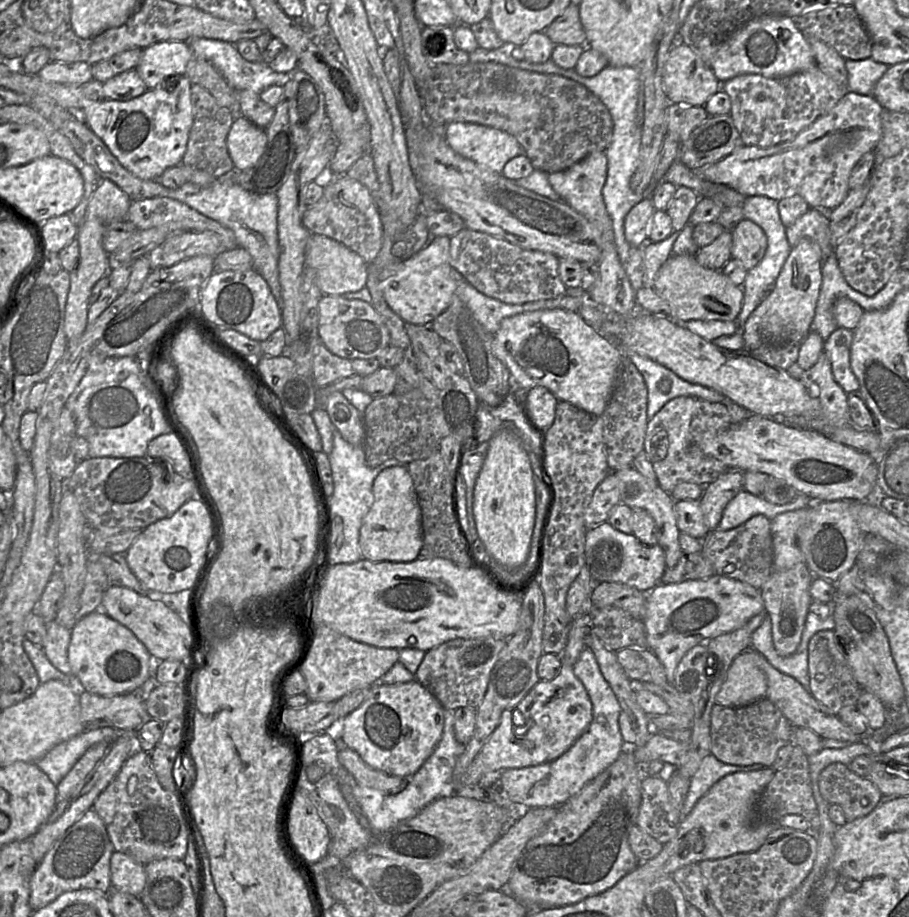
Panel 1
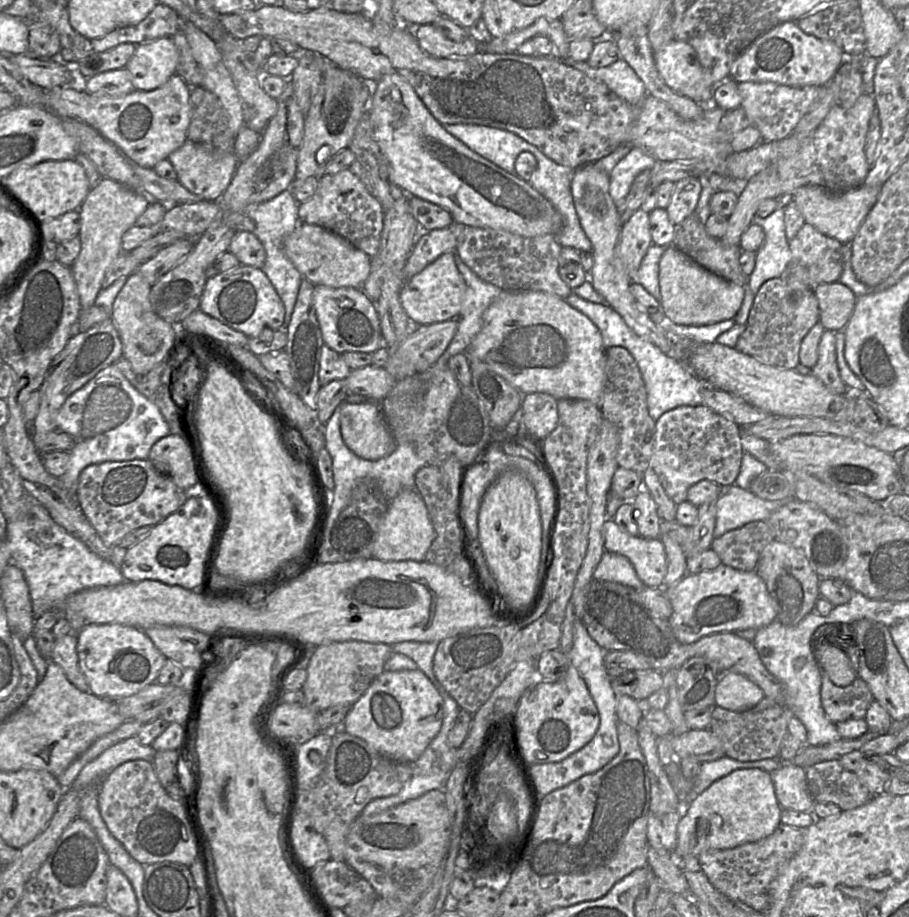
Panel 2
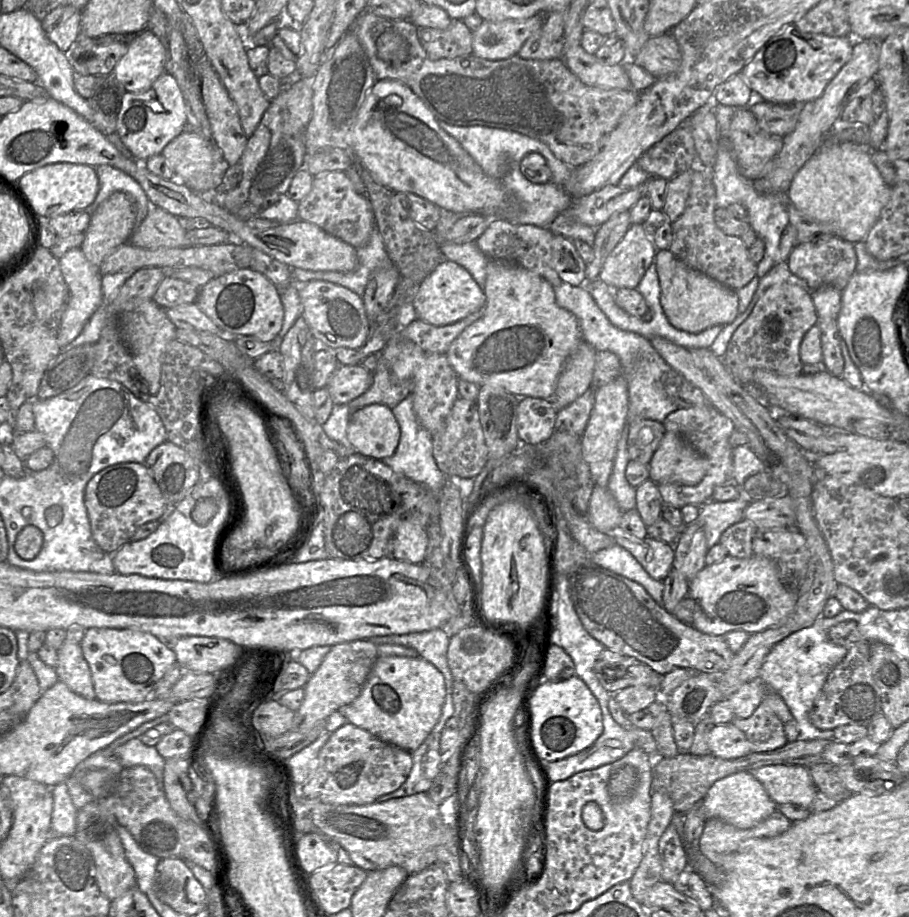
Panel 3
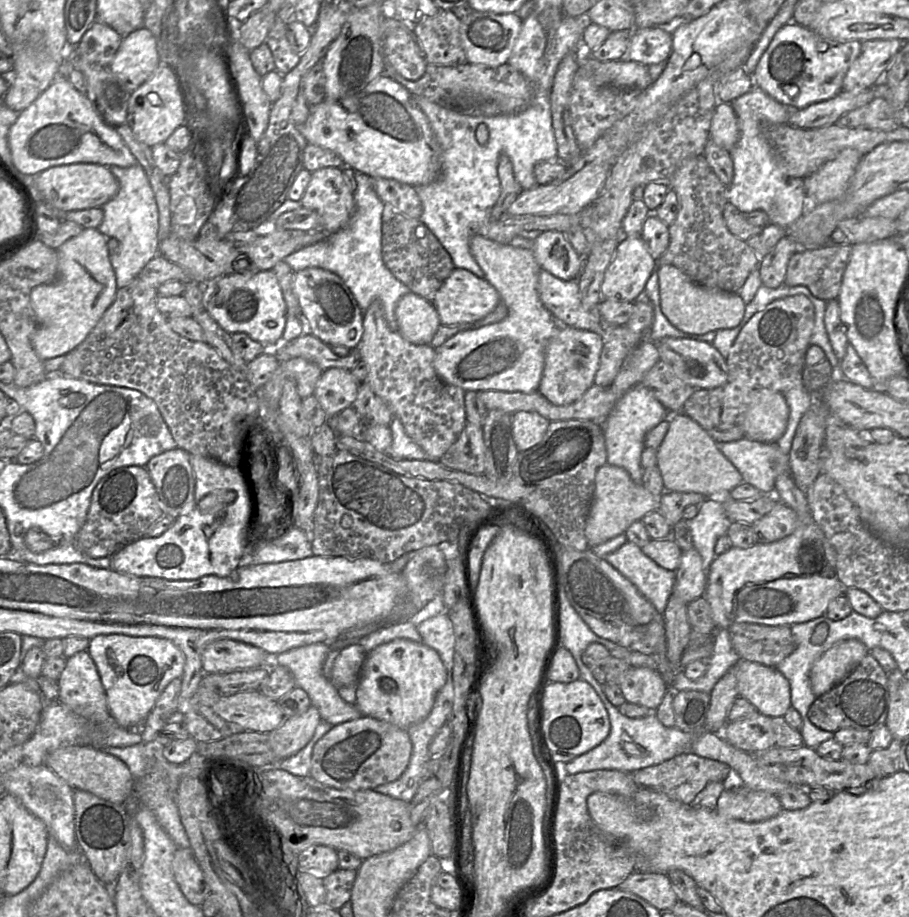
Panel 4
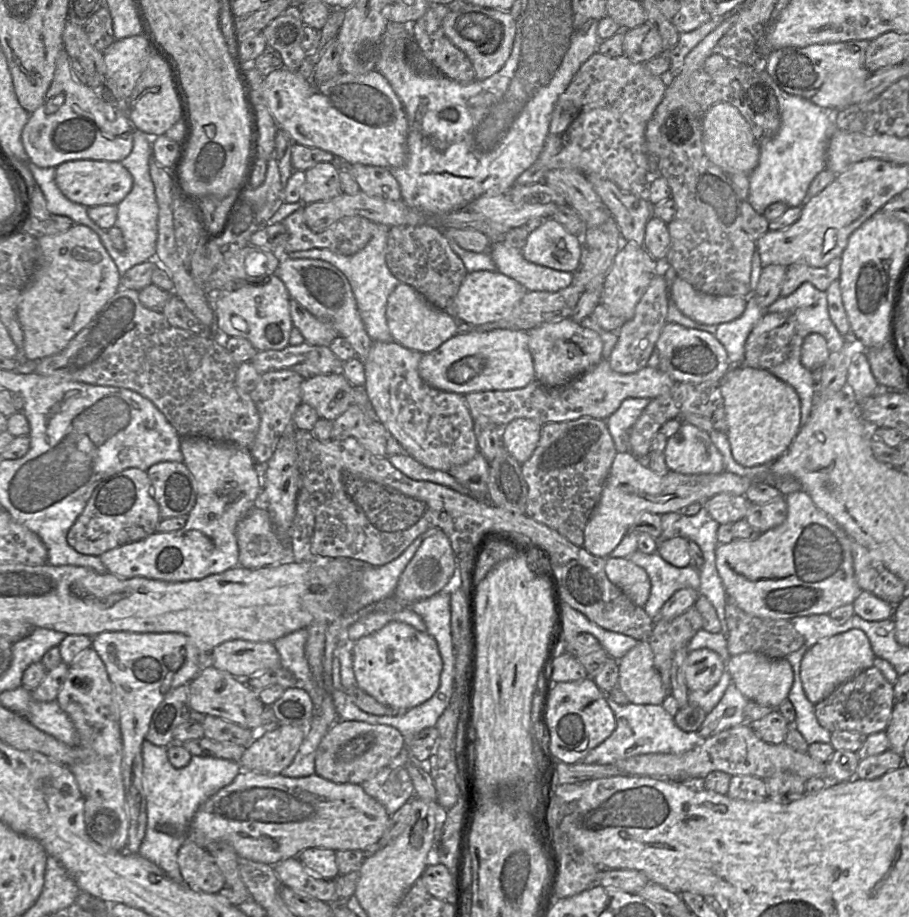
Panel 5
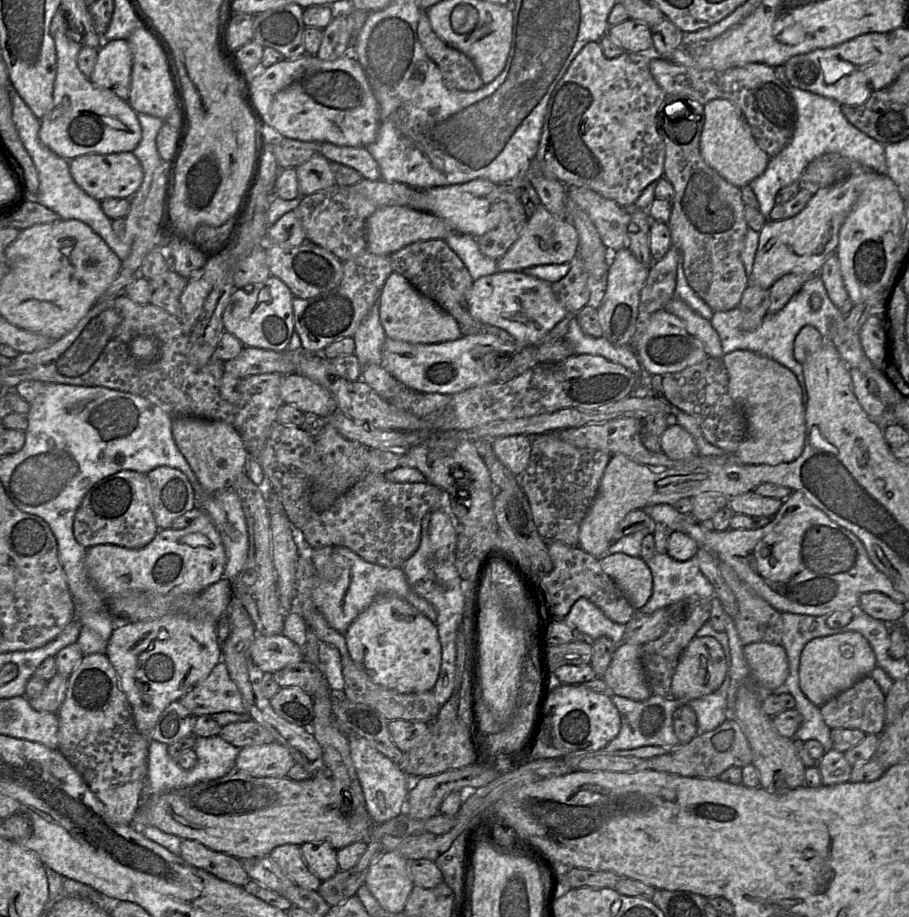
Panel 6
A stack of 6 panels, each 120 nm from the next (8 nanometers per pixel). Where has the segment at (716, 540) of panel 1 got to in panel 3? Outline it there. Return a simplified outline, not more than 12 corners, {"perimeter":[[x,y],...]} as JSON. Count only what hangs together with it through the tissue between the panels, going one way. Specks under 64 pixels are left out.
{"perimeter":[[744,518],[726,529],[719,543],[728,555],[754,555],[759,531]]}

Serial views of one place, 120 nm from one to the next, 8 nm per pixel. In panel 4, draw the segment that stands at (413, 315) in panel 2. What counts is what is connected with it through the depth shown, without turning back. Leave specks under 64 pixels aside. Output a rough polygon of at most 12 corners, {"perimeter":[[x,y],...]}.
{"perimeter":[[454,268],[432,304],[442,325],[474,323],[500,302],[485,278]]}

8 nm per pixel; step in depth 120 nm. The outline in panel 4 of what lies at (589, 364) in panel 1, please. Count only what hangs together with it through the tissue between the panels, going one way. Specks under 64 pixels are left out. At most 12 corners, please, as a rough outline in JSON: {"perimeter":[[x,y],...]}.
{"perimeter":[[480,234],[470,252],[505,319],[439,348],[464,391],[538,391],[560,325],[531,250]]}

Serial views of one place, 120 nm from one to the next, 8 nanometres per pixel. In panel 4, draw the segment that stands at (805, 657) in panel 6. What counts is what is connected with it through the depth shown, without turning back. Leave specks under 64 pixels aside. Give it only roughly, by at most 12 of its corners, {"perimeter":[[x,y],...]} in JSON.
{"perimeter":[[842,640],[810,670],[818,698],[845,679],[869,653]]}

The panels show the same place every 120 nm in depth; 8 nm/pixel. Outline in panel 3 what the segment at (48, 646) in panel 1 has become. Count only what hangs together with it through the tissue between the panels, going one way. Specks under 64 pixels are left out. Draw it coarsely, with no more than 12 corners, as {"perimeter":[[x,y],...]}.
{"perimeter":[[80,644],[58,650],[58,679],[73,692],[96,699]]}

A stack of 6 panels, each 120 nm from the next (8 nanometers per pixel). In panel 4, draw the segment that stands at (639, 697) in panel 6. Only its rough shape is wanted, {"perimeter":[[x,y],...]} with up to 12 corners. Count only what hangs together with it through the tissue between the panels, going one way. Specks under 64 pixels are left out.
{"perimeter":[[630,666],[620,676],[627,702],[656,710],[668,691],[657,670]]}

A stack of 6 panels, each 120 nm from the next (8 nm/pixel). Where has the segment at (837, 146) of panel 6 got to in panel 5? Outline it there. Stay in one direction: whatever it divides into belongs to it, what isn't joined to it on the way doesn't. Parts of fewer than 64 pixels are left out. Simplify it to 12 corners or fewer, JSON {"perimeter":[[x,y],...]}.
{"perimeter":[[775,82],[781,128],[760,143],[747,201],[803,206],[827,166],[834,111]]}

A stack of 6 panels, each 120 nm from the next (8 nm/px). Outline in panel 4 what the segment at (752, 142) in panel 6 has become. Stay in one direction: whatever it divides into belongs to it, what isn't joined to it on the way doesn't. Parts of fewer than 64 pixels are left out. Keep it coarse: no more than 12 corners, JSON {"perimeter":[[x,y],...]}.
{"perimeter":[[719,102],[710,140],[730,151],[739,139],[731,103]]}

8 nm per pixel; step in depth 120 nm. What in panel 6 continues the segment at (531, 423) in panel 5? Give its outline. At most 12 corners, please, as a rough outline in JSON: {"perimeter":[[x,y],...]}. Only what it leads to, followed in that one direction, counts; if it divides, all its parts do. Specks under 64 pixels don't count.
{"perimeter":[[531,436],[493,439],[500,462],[519,477],[530,461]]}

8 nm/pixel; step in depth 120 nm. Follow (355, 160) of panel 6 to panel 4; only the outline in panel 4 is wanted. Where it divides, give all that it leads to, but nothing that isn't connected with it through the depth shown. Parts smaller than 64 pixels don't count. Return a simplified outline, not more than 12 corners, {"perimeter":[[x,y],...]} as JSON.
{"perimeter":[[372,178],[383,203],[409,218],[423,208],[415,187]]}

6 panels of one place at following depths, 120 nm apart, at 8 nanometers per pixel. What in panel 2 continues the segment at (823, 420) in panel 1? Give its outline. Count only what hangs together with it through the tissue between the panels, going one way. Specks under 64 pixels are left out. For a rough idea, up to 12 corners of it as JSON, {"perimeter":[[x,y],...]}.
{"perimeter":[[826,329],[812,368],[827,388],[845,394],[837,363],[836,332]]}

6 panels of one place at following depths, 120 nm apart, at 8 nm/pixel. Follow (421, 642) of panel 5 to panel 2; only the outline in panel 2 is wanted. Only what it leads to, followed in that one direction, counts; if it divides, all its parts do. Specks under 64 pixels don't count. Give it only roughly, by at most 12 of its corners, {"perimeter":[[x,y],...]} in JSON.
{"perimeter":[[420,669],[384,670],[342,727],[414,763],[444,699]]}

